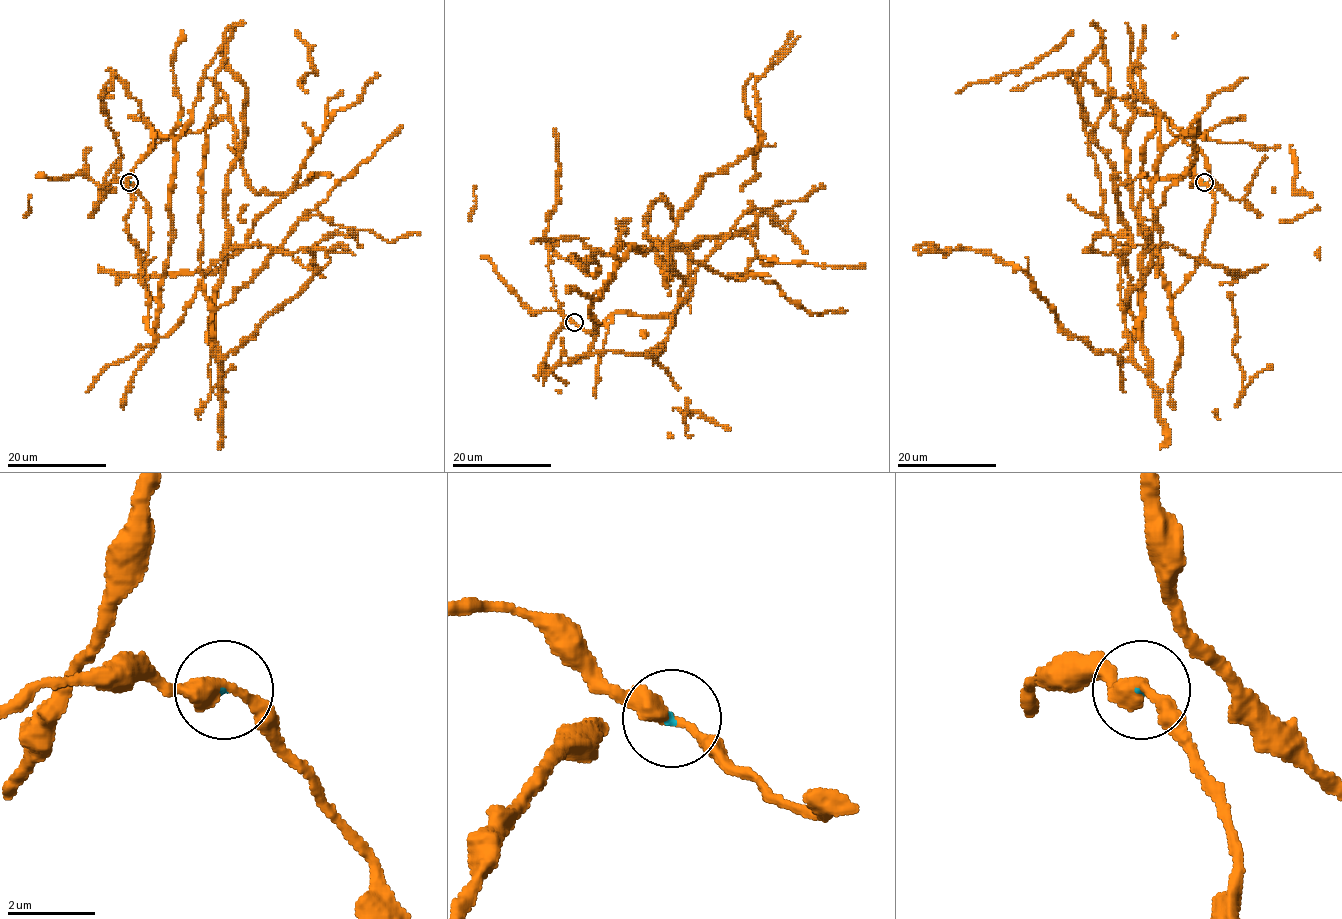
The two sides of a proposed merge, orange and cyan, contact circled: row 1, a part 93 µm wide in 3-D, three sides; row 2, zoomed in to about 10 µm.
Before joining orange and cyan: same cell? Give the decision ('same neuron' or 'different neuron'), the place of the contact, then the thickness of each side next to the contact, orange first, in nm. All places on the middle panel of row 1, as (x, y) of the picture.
same neuron; place (574, 322); calibres 360 and 50 nm

